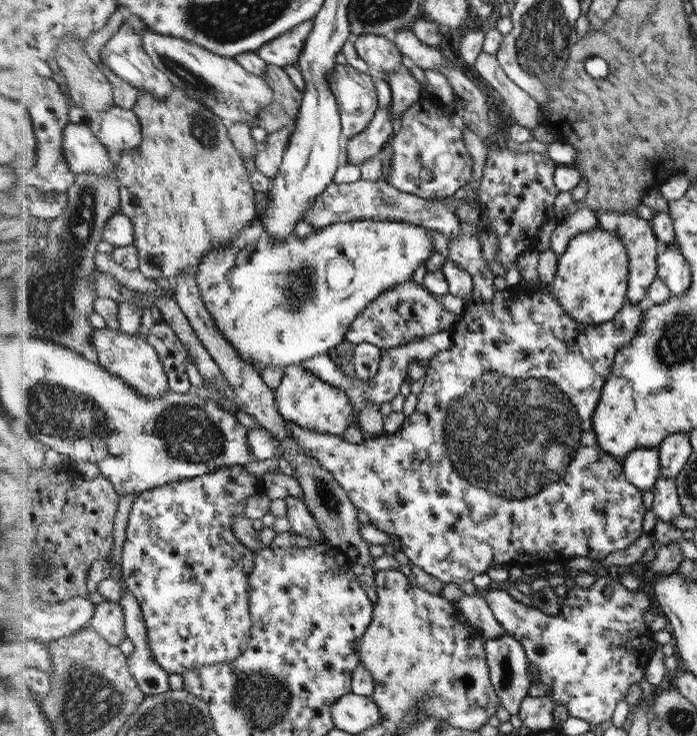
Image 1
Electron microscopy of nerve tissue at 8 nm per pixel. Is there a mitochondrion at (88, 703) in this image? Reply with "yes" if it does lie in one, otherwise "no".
yes

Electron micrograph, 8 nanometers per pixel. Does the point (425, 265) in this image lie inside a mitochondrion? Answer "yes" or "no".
no

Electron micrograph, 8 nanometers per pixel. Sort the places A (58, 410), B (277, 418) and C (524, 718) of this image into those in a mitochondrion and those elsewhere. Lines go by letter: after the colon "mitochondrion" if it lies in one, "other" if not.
A: mitochondrion
B: other
C: other

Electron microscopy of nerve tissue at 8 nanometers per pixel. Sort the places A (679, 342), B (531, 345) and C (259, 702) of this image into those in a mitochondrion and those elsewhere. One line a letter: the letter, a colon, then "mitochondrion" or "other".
A: mitochondrion
B: other
C: mitochondrion

